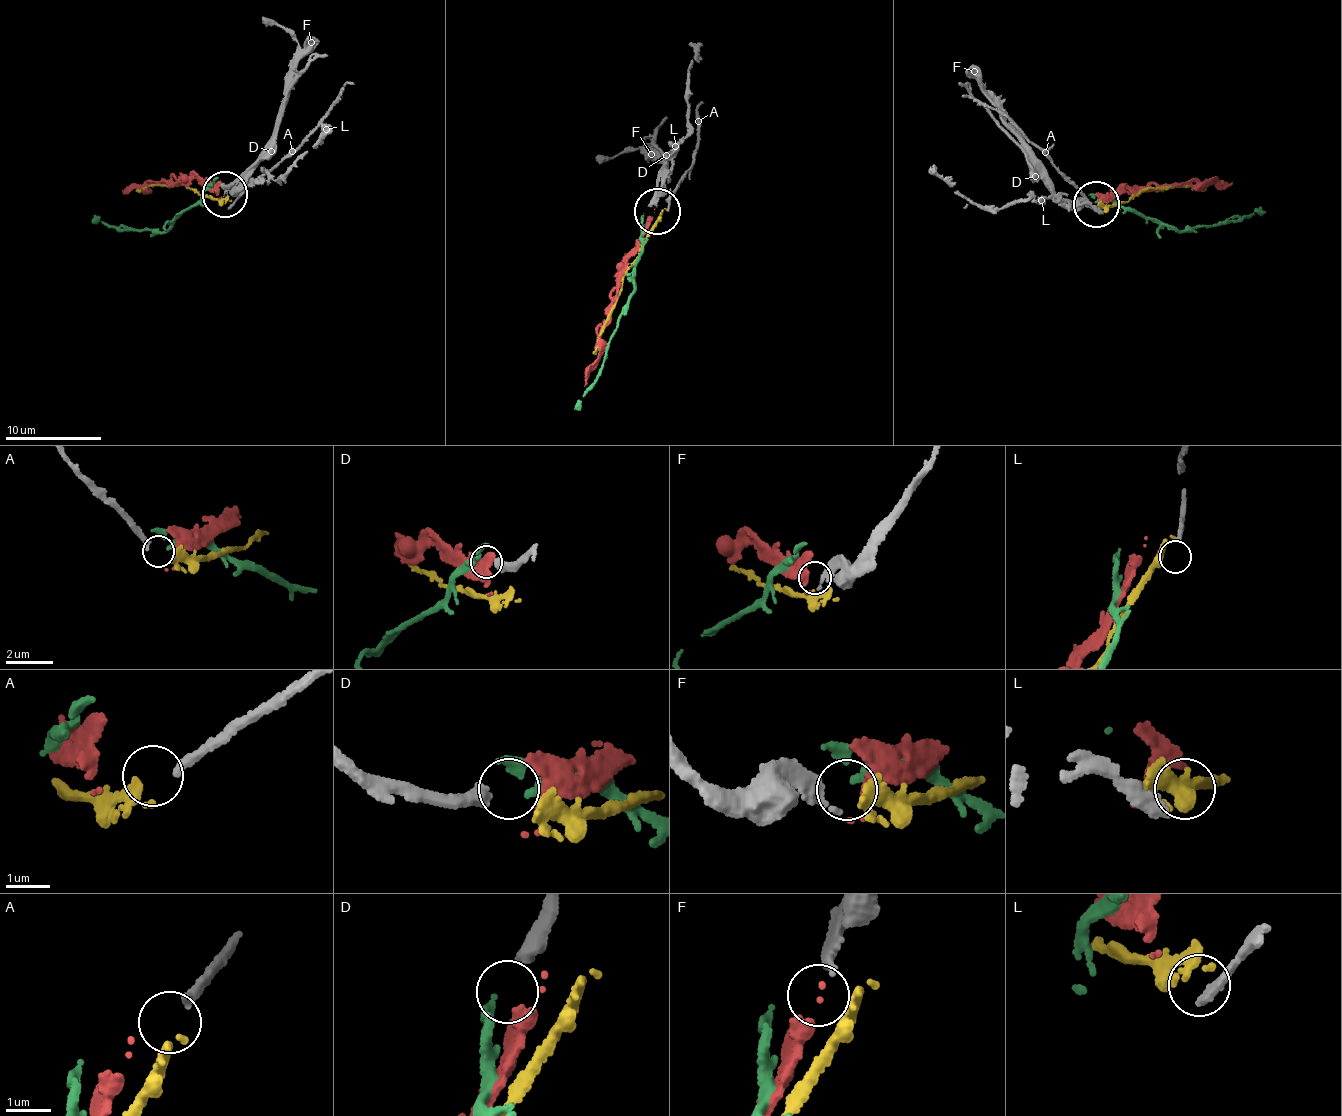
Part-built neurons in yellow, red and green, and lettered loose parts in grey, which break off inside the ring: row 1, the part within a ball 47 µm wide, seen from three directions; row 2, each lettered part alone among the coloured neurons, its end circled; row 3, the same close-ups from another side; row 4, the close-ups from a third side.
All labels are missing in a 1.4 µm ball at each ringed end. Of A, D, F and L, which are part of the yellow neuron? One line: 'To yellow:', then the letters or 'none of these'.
To yellow: A

